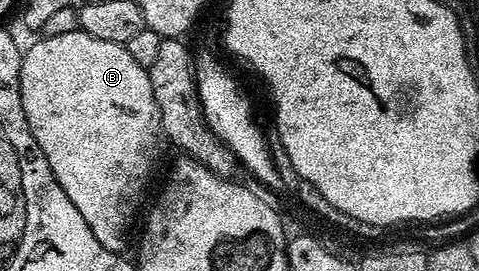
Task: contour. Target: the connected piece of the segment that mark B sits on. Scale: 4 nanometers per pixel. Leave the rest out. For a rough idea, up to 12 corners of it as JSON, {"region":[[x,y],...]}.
{"region":[[42,36],[21,102],[59,187],[121,253],[163,141],[119,43]]}

